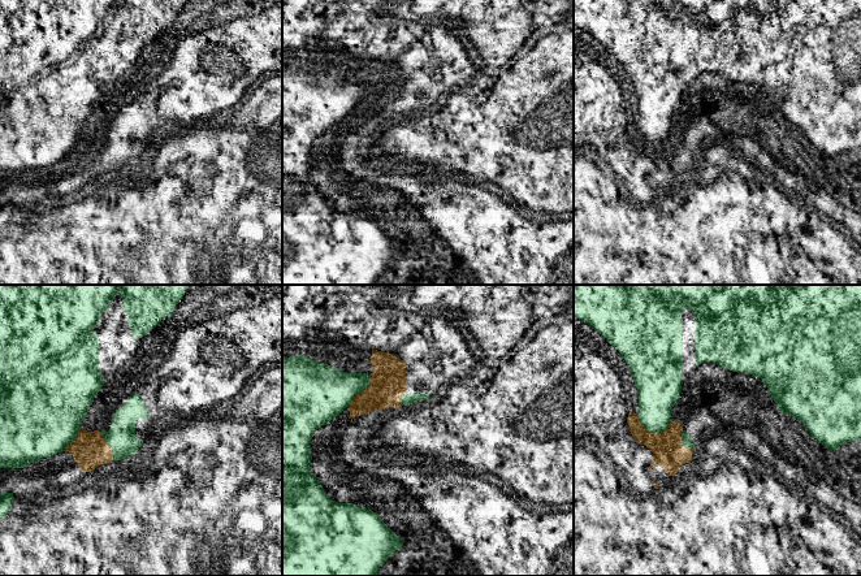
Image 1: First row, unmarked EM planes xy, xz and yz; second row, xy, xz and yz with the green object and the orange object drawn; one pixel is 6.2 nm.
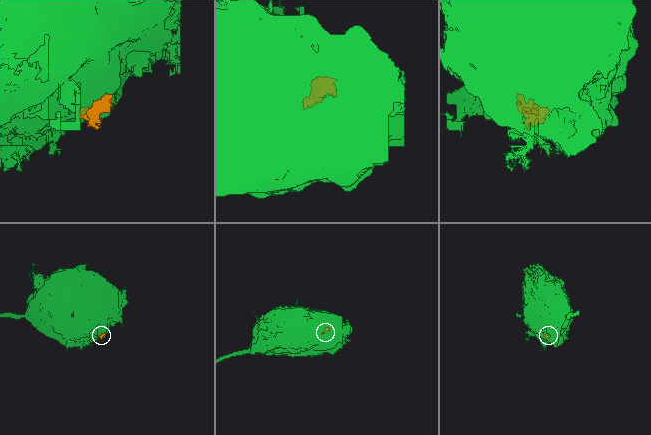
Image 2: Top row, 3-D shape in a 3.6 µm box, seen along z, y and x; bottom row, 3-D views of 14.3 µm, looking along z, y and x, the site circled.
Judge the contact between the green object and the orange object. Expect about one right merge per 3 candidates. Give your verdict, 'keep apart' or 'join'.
join

